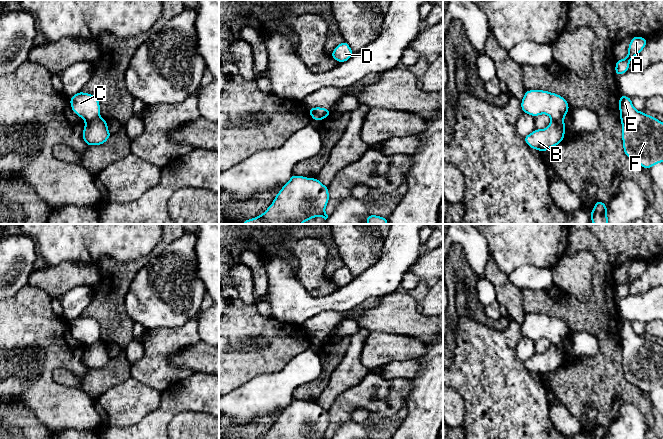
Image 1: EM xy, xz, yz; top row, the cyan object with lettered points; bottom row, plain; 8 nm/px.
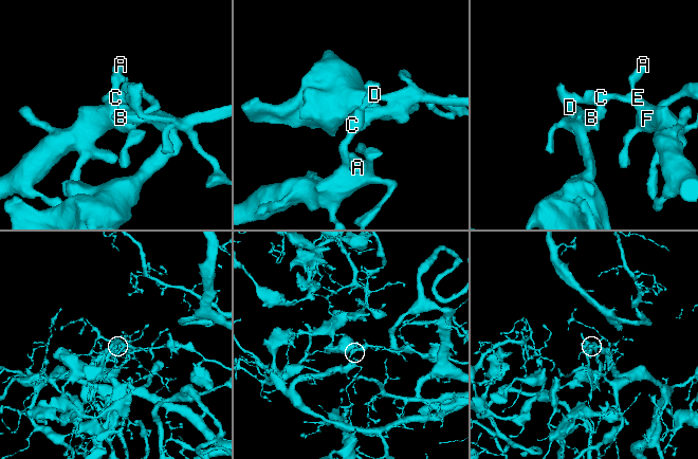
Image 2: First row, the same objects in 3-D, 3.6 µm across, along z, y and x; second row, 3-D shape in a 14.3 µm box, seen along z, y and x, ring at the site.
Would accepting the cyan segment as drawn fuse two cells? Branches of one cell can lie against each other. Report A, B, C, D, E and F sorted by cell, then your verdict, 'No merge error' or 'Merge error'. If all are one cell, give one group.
Groups: A C D E F / B. Merge error

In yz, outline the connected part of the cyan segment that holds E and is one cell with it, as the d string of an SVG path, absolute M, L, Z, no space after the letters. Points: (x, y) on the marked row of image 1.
M628 96L619 97L625 155L645 169L663 162L663 122L635 109Z

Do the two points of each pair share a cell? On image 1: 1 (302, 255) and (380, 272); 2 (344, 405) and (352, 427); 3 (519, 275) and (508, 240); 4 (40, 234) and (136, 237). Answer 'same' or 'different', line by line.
1: different
2: different
3: different
4: same

